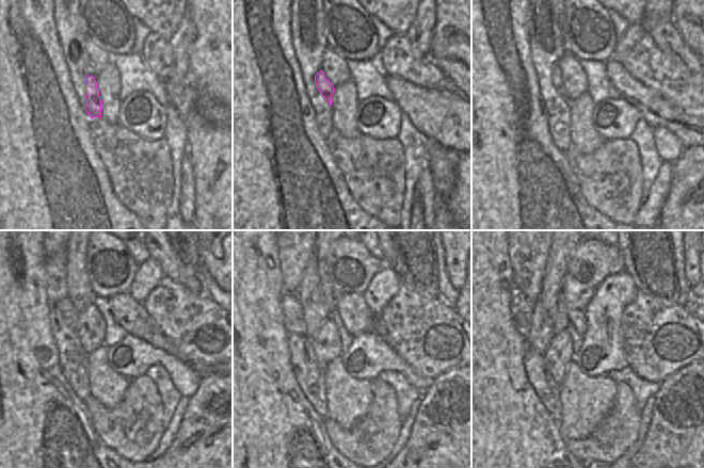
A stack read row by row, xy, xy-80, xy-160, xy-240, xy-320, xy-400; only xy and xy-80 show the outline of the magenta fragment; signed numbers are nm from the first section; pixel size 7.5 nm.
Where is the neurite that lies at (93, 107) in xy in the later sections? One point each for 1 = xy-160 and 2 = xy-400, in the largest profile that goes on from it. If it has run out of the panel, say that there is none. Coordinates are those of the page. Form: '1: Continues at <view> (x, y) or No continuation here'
1: Continues at xy-160 (556, 74)
2: Continues at xy-400 (521, 310)

